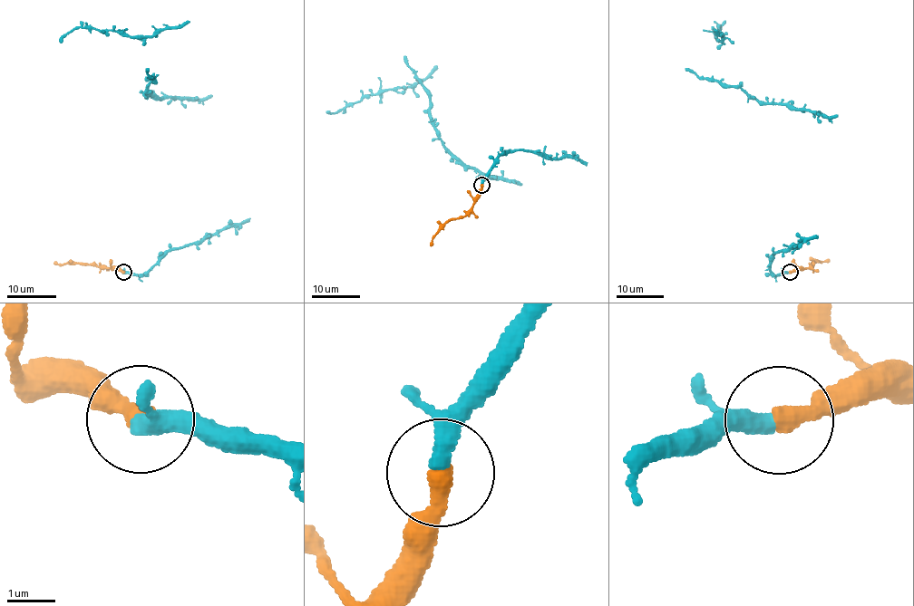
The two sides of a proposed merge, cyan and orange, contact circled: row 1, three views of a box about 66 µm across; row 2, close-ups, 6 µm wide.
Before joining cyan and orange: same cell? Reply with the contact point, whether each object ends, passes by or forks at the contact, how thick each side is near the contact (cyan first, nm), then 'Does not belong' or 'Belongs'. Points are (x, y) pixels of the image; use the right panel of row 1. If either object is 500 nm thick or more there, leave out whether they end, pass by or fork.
Place: (790, 272). At the ring cyan passes by. At the ring orange ends. Thickness 280 nm (cyan) against 400 nm. Belongs

